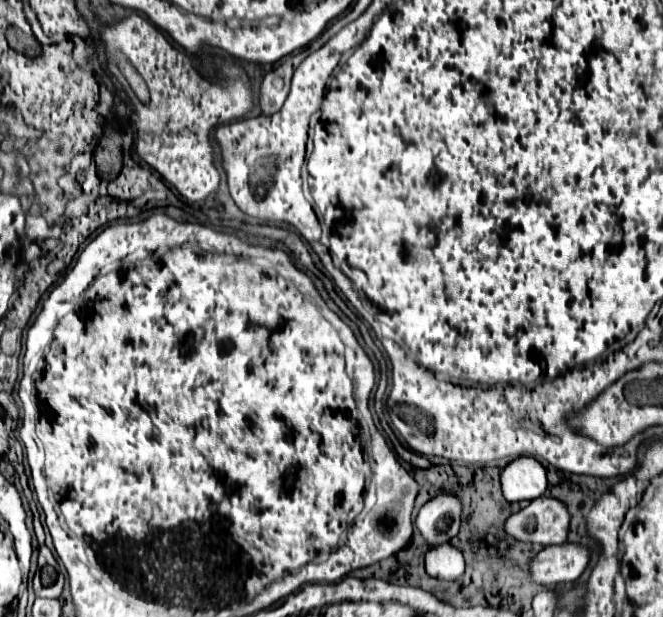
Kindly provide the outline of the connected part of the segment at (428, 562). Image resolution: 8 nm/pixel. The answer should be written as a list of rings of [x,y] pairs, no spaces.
[[[445,543],[445,547],[429,549],[425,555],[425,567],[429,575],[445,581],[455,581],[465,573],[461,551],[449,543]]]

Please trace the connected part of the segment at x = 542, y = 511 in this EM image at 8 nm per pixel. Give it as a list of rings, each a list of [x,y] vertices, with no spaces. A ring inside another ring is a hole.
[[[539,497],[505,521],[505,533],[525,543],[559,545],[567,541],[567,507],[551,497]]]

